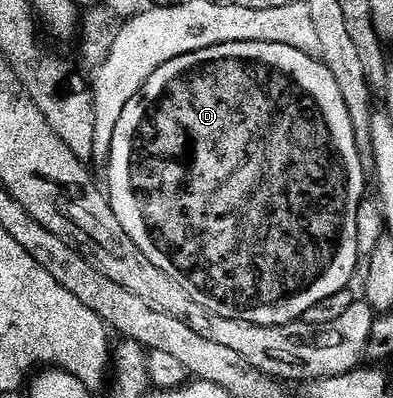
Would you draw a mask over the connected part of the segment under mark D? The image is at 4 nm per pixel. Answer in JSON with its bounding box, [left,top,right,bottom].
[107,42,367,326]

